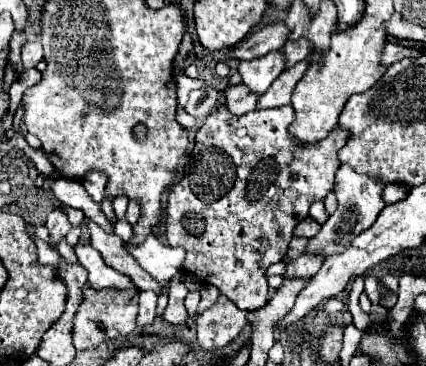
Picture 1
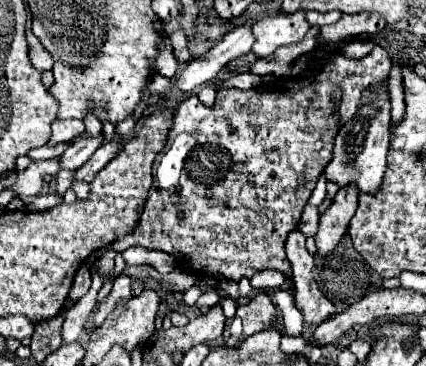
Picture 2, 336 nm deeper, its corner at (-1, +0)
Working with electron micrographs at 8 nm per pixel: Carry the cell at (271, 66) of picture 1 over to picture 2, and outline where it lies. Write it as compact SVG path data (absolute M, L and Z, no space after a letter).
M306 11L296 13L278 13L272 17L264 17L254 23L256 43L252 47L256 57L268 57L274 49L290 43L302 41L310 23L306 21Z

